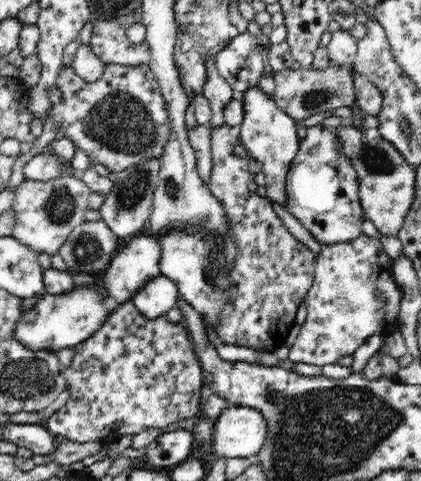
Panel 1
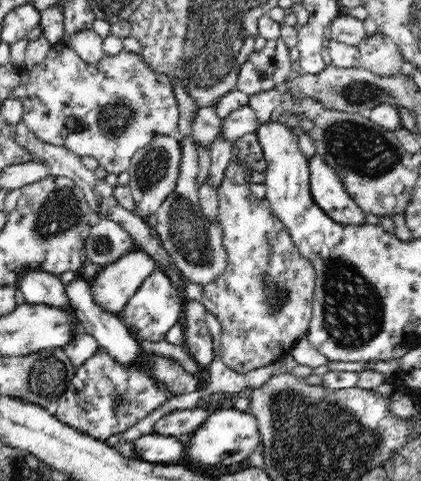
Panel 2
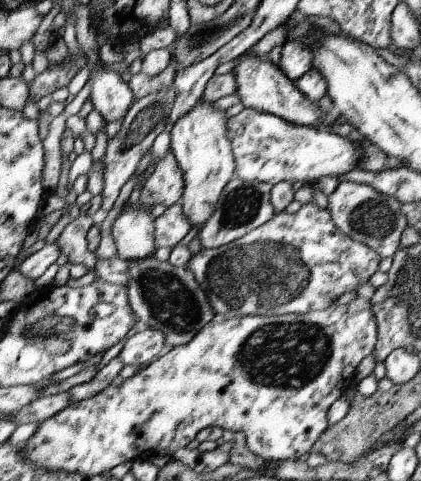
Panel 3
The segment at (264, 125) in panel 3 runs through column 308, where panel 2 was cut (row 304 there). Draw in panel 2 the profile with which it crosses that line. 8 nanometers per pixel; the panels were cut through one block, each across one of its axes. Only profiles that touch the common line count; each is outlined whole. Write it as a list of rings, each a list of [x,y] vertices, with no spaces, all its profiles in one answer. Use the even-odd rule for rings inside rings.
[[[156,268],[140,286],[140,290],[130,298],[130,302],[126,304],[126,308],[120,312],[122,322],[130,328],[134,326],[138,330],[138,334],[144,340],[150,342],[160,342],[166,340],[166,334],[172,326],[176,326],[178,322],[182,322],[182,312],[184,312],[184,298],[178,292],[178,288],[172,284],[172,280],[160,270]]]

